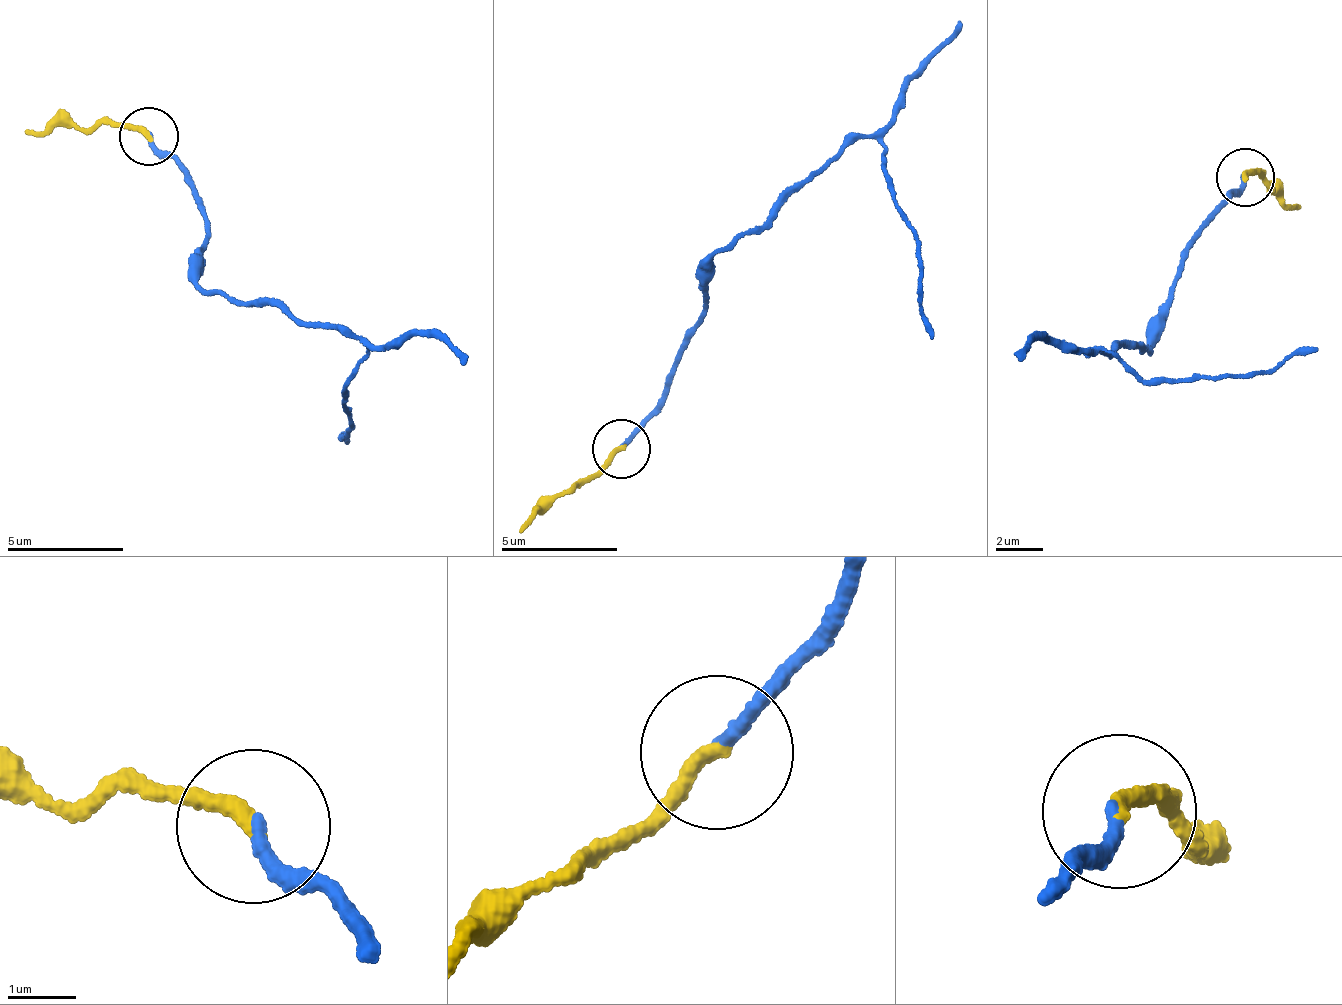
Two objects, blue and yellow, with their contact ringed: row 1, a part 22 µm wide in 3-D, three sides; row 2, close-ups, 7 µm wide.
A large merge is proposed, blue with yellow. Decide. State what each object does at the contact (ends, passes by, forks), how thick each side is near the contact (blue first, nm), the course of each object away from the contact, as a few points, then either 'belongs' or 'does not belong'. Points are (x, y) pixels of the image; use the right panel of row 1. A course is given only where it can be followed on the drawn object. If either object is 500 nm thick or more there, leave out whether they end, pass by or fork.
blue ends there; yellow ends there; 190 nm thick on the blue side, 240 nm on the other; blue runs (1243, 179), (1189, 248), (1155, 347), (1092, 350), (1104, 348), (1140, 379), (1234, 379), (1274, 374), (1315, 349); yellow runs (1243, 179), (1261, 174), (1270, 195), (1300, 204); belongs

